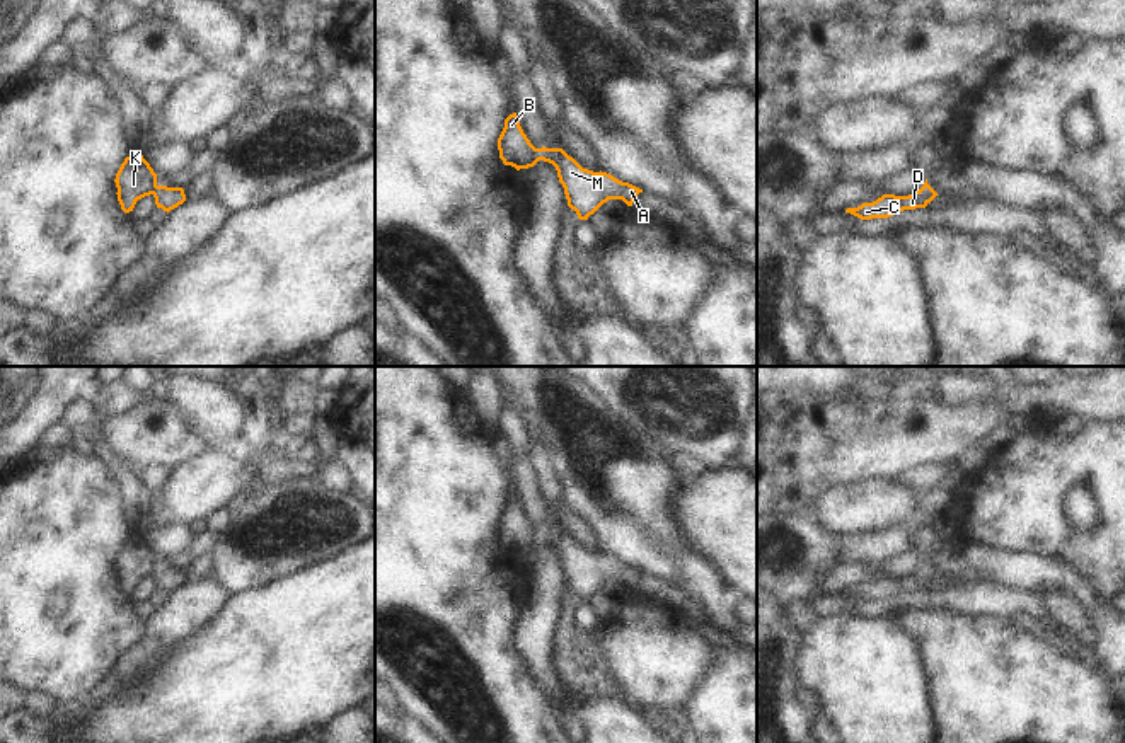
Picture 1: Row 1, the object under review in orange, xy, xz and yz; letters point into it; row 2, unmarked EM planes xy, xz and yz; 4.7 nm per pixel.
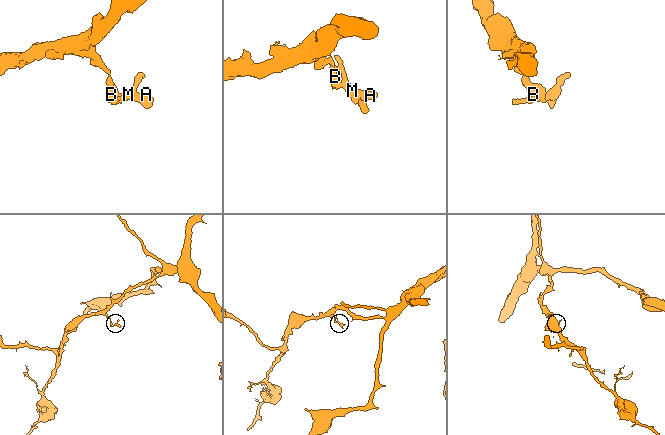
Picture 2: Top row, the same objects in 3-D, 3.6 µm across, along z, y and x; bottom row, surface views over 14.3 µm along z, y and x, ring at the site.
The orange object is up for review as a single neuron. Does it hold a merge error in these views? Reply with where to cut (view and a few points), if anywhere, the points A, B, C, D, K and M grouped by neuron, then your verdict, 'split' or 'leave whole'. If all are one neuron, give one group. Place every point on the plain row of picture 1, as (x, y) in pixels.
cut xz (537, 530), (539, 541); groups A C D M / B K; split

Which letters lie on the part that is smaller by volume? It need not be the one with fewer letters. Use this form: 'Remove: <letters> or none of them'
Remove: A, C, D, M

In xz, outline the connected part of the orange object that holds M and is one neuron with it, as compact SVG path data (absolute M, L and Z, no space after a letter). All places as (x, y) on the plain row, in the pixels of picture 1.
M539 530L539 542L556 549L559 564L564 569L568 588L576 593L580 602L588 602L609 581L622 581L632 588L643 571L622 564L607 554L583 550L562 530Z

